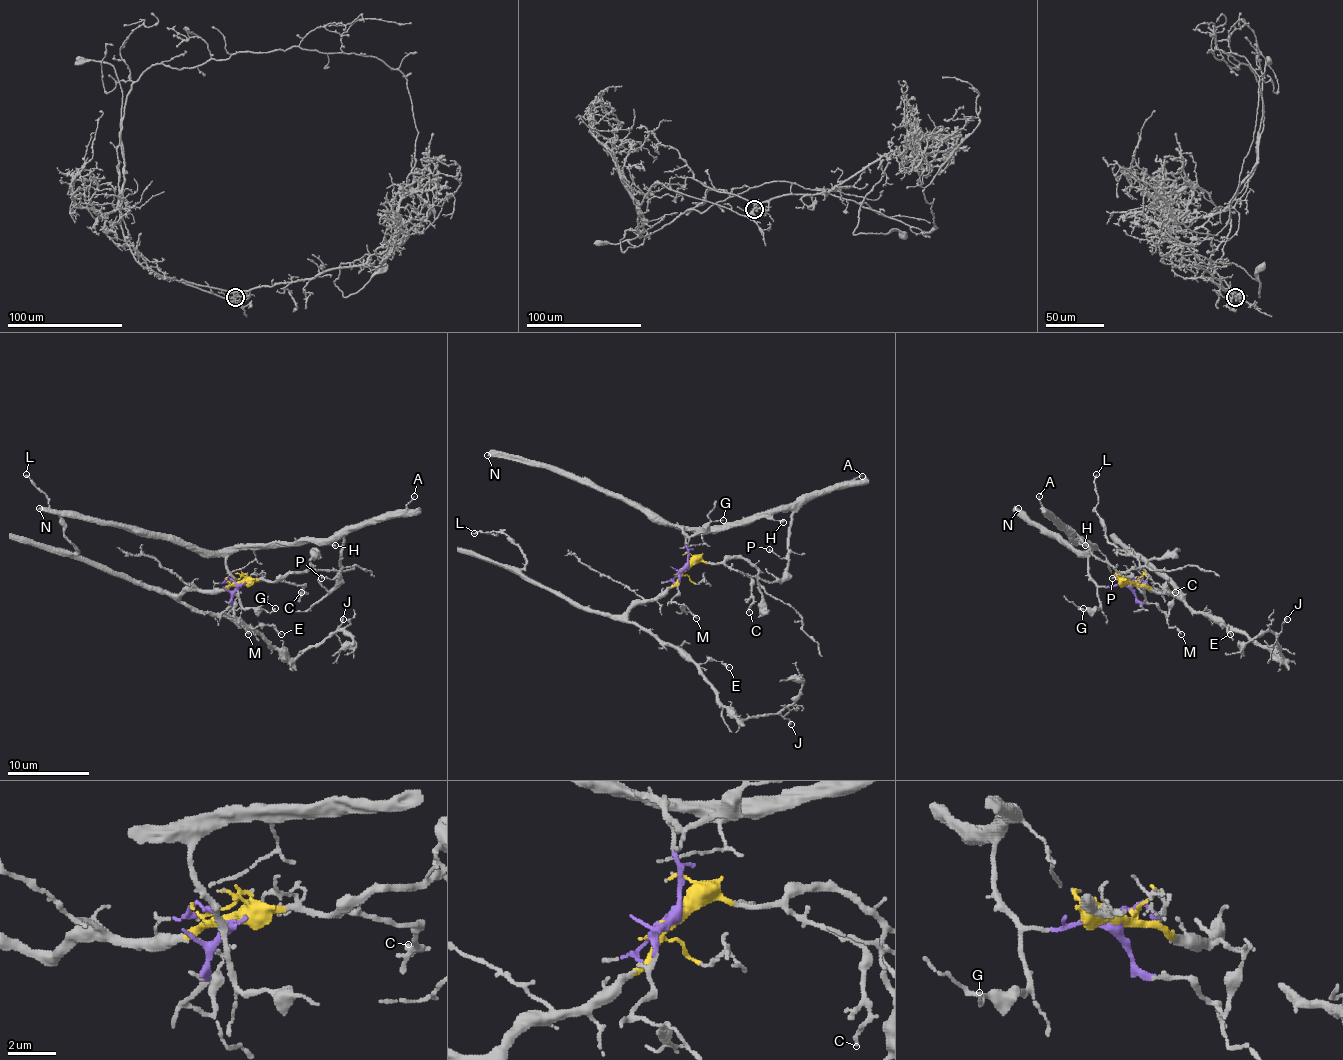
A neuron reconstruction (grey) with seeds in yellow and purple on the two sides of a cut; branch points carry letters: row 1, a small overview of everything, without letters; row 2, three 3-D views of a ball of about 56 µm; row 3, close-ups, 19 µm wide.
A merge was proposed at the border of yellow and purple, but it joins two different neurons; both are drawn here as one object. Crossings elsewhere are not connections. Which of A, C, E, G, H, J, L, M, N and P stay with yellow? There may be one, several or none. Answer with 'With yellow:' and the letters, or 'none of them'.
With yellow: C, E, J, L

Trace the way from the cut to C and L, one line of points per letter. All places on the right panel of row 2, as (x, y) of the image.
C: (1131, 583), (1149, 585), (1156, 591), (1174, 591)
L: (1131, 583), (1178, 593), (1135, 554), (1119, 550), (1108, 540), (1104, 521), (1096, 513), (1096, 474)

